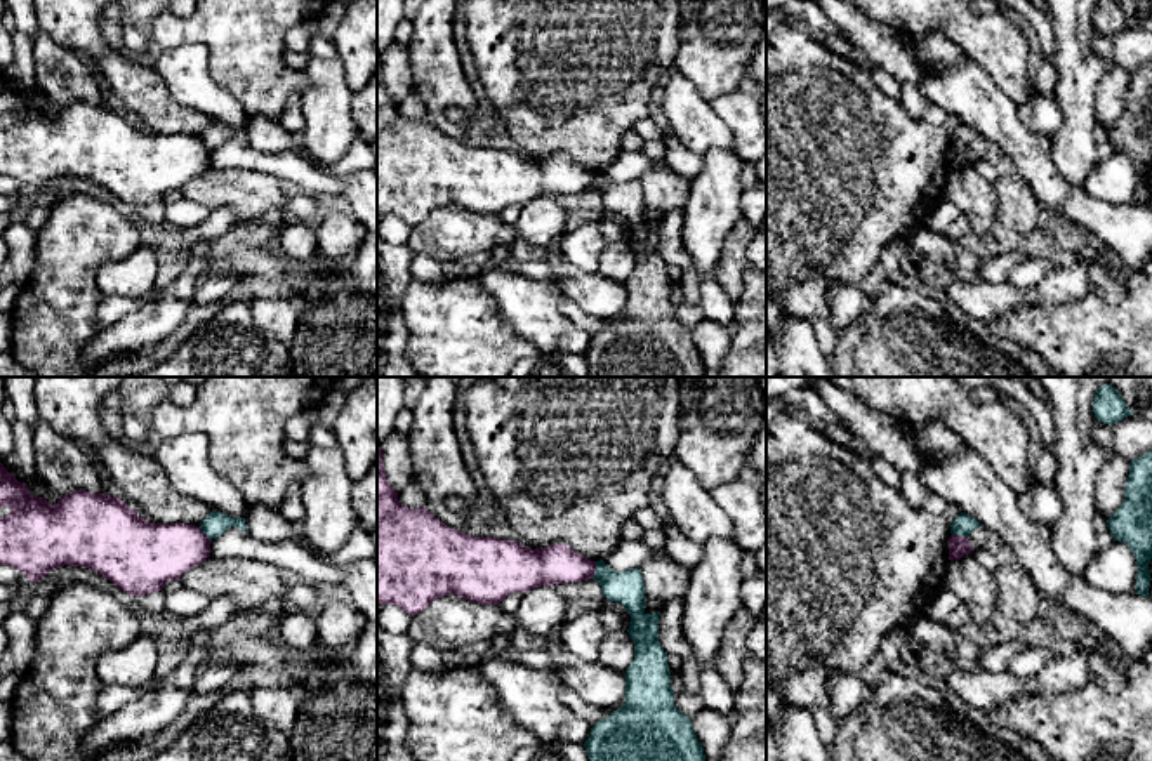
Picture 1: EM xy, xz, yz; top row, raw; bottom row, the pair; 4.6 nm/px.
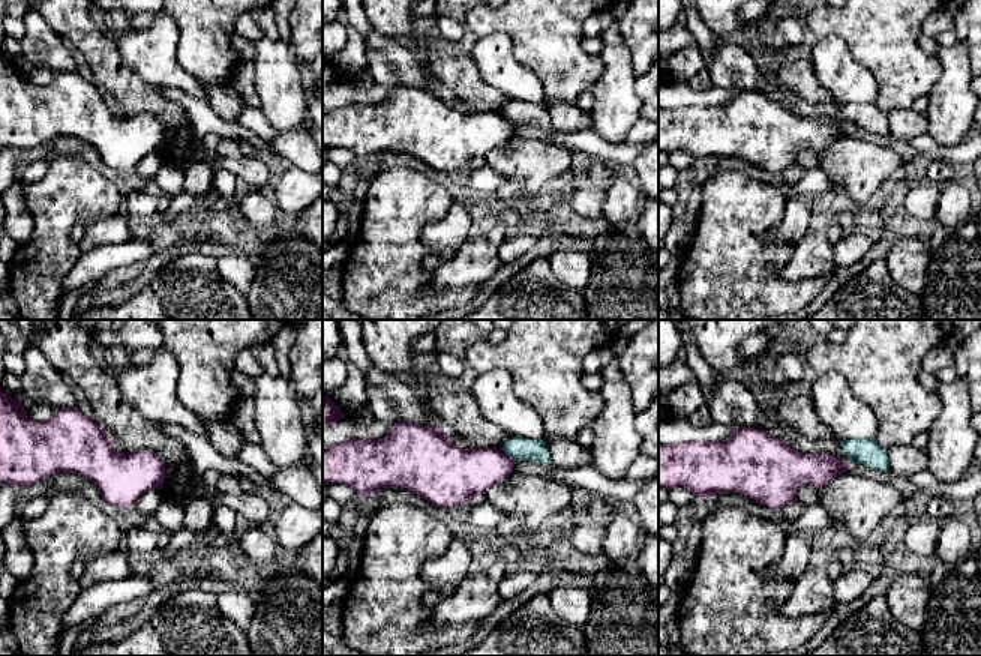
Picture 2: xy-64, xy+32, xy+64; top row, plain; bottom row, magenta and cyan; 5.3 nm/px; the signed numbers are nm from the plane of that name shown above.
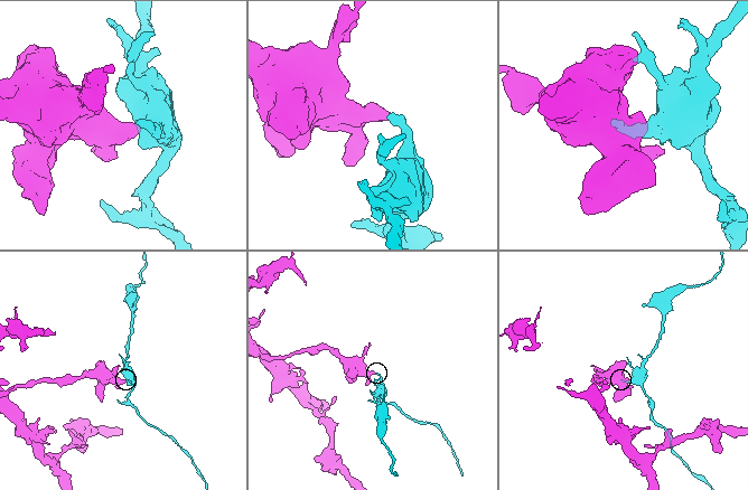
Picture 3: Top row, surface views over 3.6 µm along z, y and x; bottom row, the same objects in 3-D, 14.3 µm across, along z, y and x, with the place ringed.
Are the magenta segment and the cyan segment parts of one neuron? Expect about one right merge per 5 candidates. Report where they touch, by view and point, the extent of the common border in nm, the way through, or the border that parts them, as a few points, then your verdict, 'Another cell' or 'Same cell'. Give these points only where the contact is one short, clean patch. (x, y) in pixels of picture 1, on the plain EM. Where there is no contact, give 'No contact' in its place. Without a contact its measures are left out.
Touches magenta at xz (595, 179). Shared border 80 nm. Boundary: xz (596, 172), (591, 188). Another cell

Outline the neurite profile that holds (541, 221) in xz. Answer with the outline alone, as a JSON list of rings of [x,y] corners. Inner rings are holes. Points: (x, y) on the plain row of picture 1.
[[[549,196],[535,198],[521,205],[514,226],[514,238],[528,245],[547,247],[558,236],[566,235],[566,212]]]

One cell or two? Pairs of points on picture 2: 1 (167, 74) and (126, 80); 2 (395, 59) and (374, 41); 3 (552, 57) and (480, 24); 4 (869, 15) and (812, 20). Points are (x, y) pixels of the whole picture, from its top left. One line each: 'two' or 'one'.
1: two
2: one
3: one
4: one

